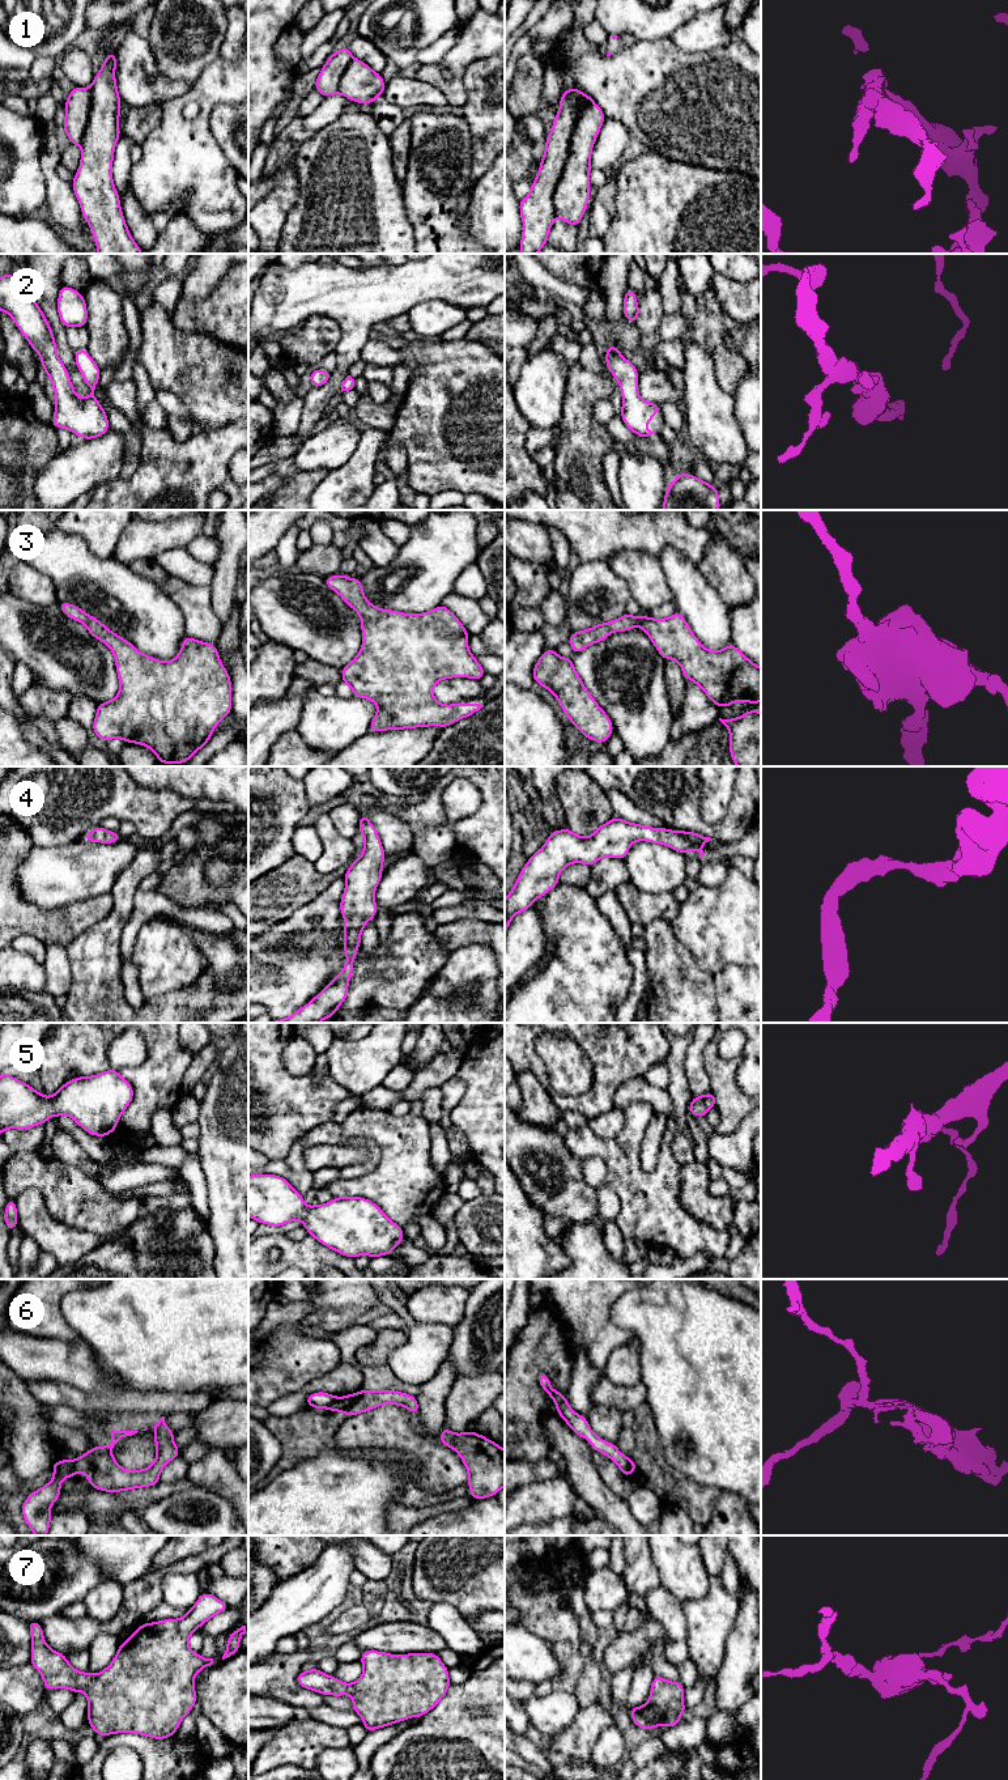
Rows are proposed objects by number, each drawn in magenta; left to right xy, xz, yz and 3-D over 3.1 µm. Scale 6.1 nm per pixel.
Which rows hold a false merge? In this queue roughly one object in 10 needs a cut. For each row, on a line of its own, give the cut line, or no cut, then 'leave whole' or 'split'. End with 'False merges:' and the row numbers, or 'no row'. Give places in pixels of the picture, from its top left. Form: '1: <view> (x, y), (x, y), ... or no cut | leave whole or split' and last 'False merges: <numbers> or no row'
1: no cut | leave whole
2: no cut | leave whole
3: no cut | leave whole
4: no cut | leave whole
5: no cut | leave whole
6: xy (71, 1461), (73, 1473) | split
7: no cut | leave whole
False merges: 6

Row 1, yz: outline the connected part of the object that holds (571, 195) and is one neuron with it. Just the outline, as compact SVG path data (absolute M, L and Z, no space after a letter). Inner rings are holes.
M578 88L566 89L561 95L557 116L545 140L540 169L529 194L519 200L523 221L520 254L537 254L548 243L548 234L557 216L579 228L590 200L591 153L605 118L595 101Z

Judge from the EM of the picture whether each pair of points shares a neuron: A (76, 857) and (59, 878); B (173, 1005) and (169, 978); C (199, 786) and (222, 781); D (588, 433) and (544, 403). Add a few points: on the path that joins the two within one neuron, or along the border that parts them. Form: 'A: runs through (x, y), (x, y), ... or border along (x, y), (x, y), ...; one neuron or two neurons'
A: runs through (75, 862), (64, 872); one neuron
B: border along (199, 977), (190, 985), (153, 997), (145, 1002); two neurons
C: runs through (204, 781), (217, 781); one neuron
D: border along (568, 385), (562, 419), (556, 430); two neurons

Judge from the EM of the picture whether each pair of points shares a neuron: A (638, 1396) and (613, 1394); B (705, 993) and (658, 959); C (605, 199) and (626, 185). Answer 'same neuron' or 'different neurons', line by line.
A: same neuron
B: same neuron
C: different neurons

